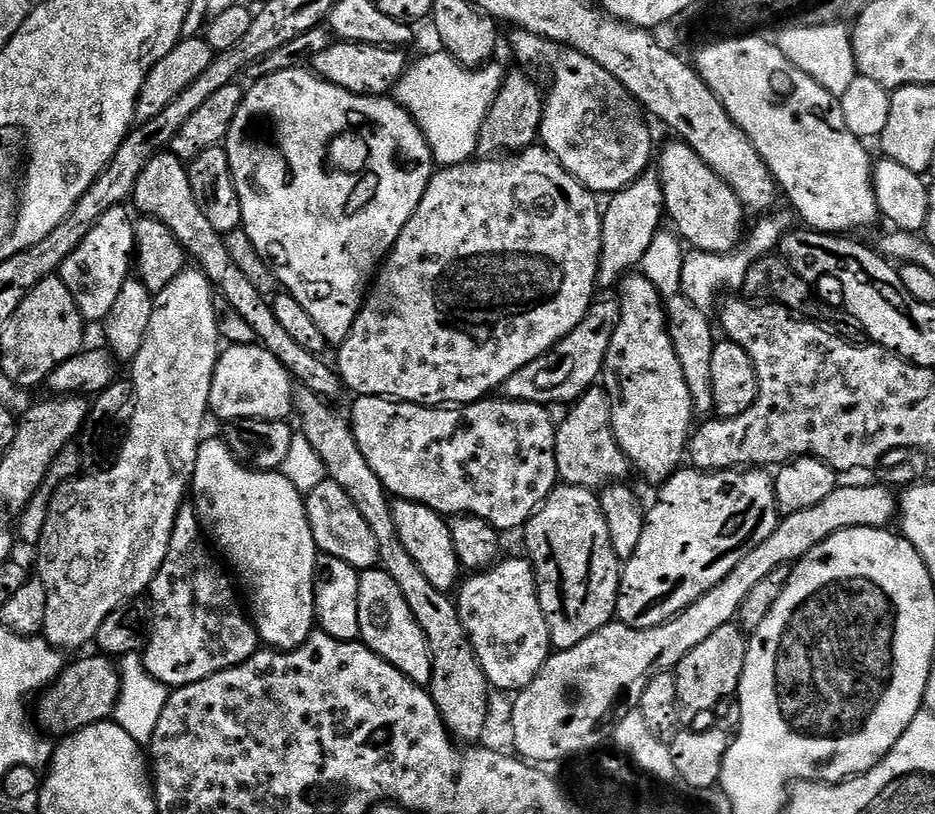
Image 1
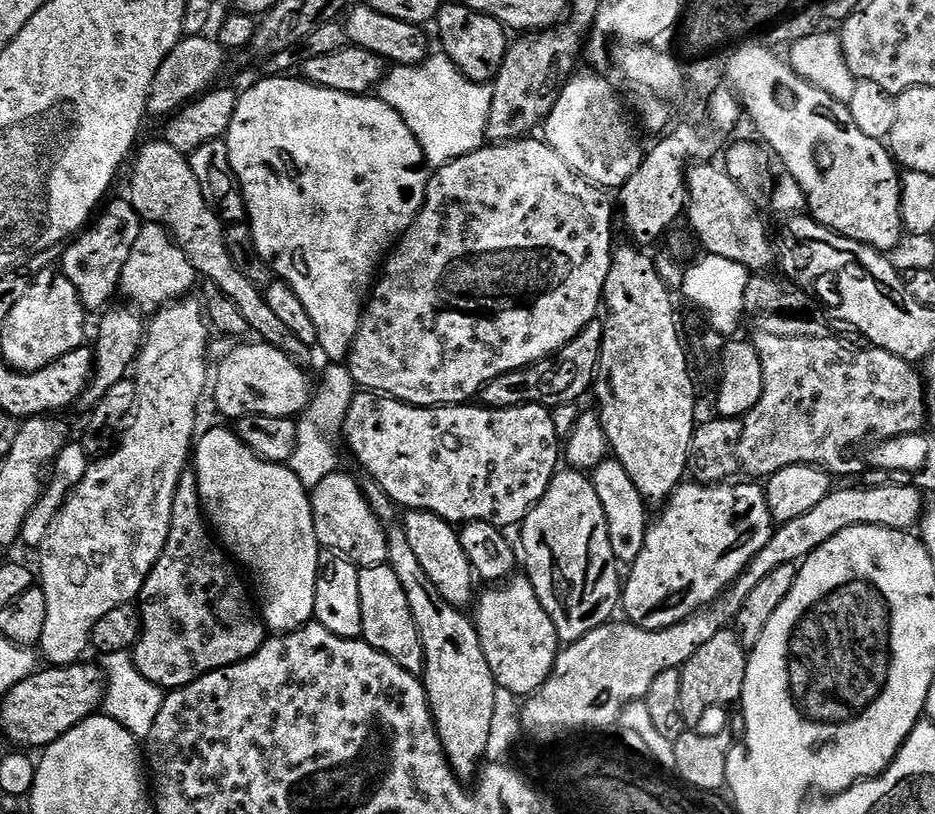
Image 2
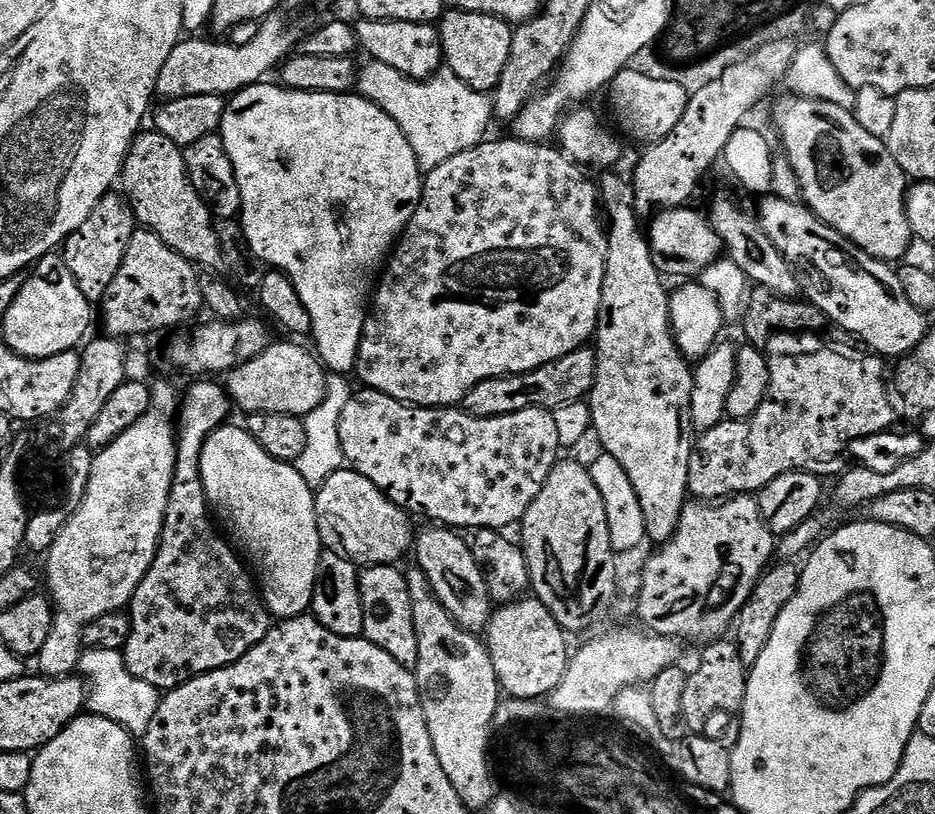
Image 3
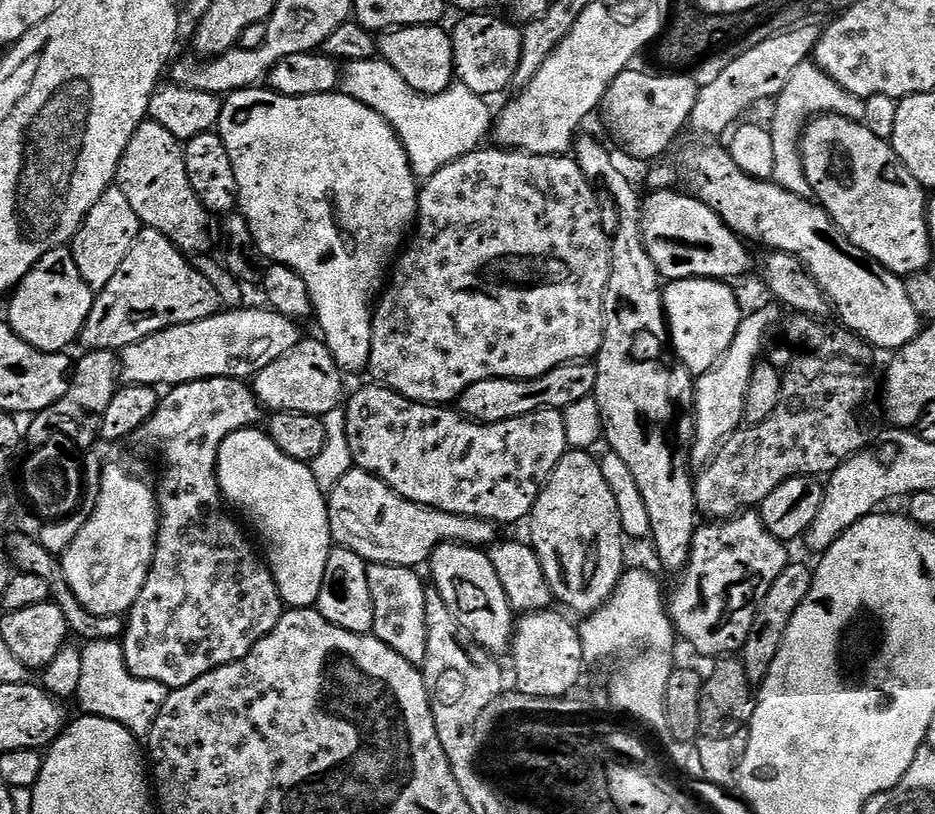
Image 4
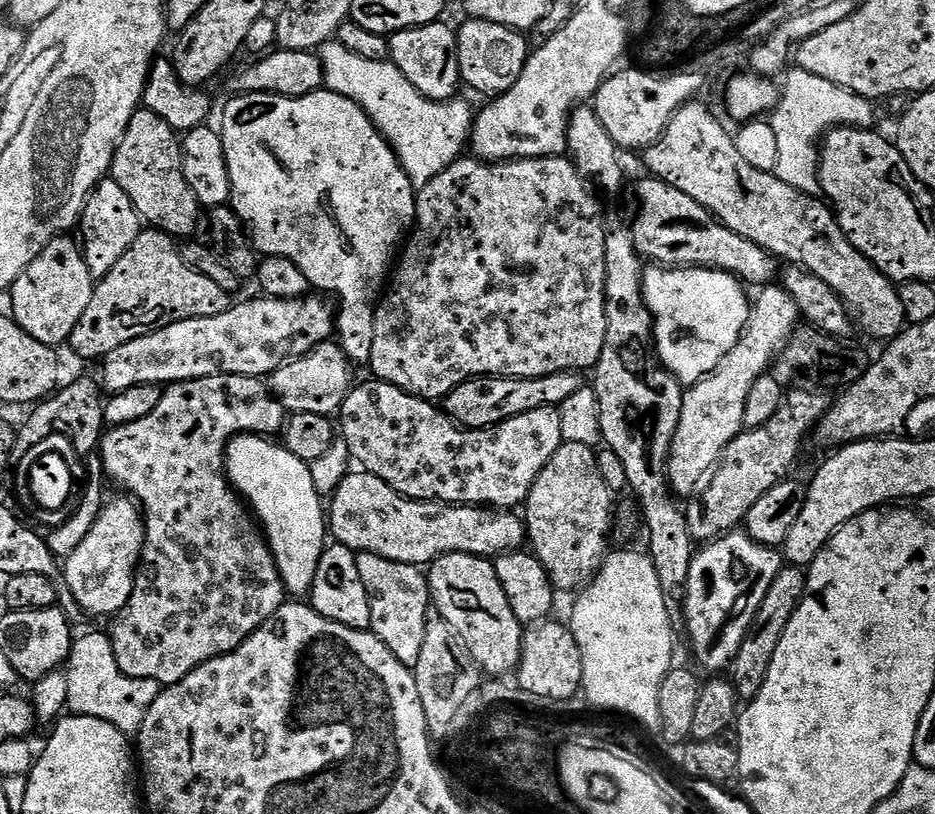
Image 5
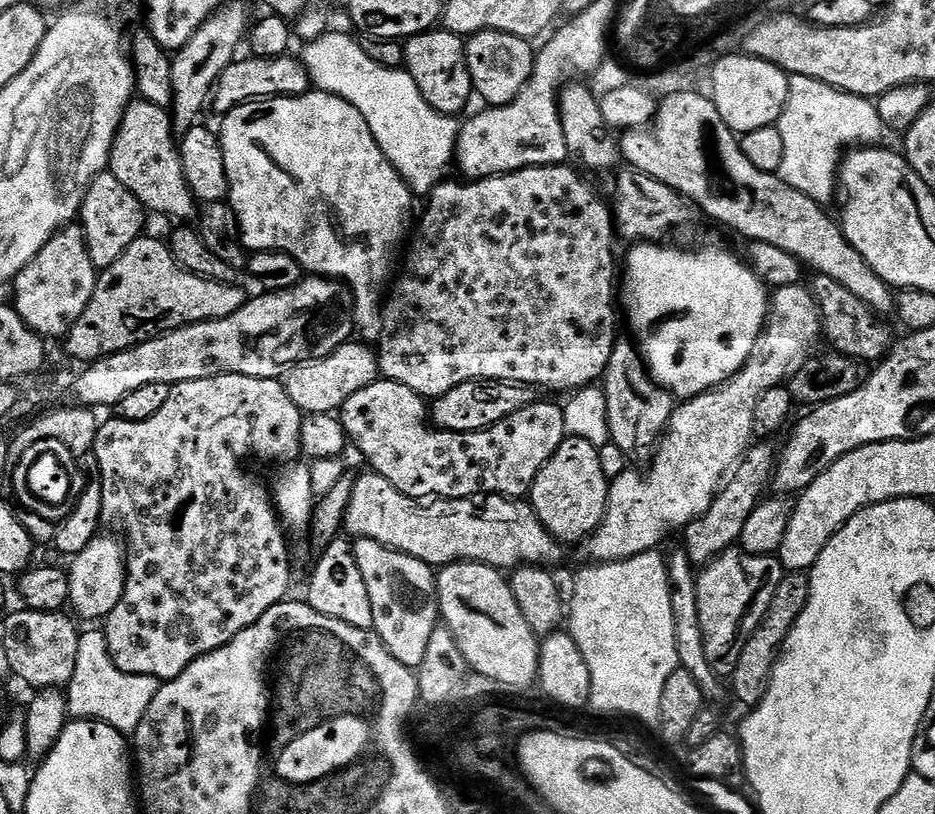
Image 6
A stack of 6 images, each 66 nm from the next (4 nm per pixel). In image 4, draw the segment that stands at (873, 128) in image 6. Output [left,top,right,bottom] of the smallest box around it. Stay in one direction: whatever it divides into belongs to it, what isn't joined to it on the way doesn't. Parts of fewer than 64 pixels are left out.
[770,62,864,196]

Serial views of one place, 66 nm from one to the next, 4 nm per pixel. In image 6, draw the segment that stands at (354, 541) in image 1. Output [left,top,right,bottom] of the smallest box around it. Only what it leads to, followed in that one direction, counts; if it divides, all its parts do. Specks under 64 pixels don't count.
[344,470,561,570]

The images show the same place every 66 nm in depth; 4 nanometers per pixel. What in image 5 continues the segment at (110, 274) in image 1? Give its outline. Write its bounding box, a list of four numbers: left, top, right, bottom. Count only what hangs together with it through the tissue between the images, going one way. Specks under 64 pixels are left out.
[78,178,141,281]

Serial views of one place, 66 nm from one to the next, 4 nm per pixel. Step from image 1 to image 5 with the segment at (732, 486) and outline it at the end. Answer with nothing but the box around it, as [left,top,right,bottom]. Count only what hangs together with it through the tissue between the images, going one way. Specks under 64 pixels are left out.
[684,531,782,674]

